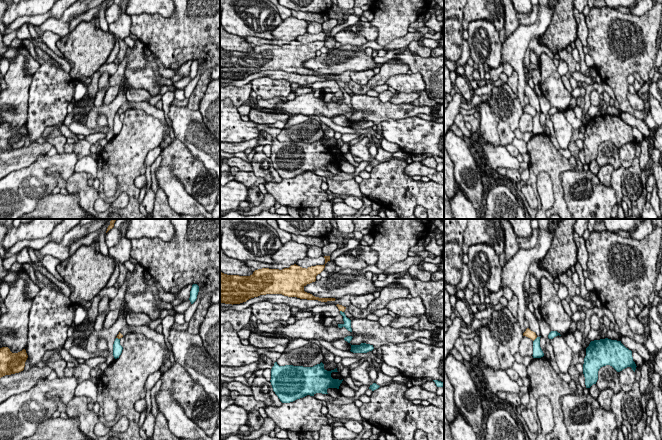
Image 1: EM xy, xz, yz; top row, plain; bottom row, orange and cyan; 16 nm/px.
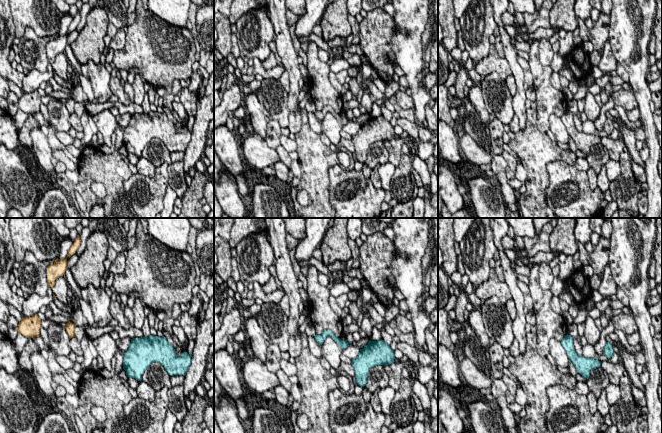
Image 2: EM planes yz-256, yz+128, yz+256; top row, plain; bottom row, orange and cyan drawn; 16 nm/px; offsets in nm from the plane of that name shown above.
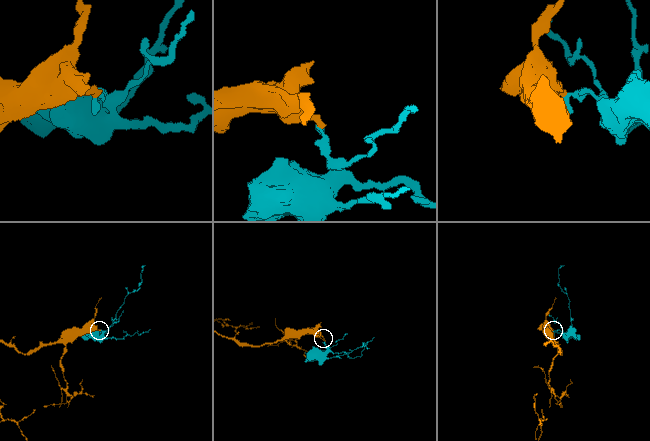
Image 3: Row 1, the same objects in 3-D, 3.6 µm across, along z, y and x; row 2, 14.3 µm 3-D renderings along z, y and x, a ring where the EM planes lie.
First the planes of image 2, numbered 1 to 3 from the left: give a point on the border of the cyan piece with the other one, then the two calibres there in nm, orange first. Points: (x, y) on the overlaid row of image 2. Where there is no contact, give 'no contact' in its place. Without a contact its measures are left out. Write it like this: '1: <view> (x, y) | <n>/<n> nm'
1: no contact
2: no contact
3: no contact

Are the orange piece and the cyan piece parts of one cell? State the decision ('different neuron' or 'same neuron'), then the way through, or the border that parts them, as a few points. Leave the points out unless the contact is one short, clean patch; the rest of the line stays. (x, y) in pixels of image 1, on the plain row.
different neuron | along yz (537, 113), (533, 117)

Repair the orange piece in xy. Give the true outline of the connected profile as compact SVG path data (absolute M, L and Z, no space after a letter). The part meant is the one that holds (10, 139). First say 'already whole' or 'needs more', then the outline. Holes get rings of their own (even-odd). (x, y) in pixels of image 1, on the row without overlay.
already whole; M8 123L0 124L0 154L23 147L27 134L25 125L12 129Z

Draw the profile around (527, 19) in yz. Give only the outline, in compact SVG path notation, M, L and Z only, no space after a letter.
M539 5L533 6L533 10L530 13L517 13L519 25L532 25L537 21L539 13Z

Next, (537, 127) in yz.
M537 113L533 117L533 134L541 134L544 132L544 129L540 123L540 113Z

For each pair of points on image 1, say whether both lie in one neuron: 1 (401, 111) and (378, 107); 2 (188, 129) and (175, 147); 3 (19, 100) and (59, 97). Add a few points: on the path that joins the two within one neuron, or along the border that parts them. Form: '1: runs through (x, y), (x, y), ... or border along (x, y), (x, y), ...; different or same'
1: runs through (395, 111), (384, 110); same
2: border along (175, 138), (179, 139), (195, 157); different
3: border along (32, 76), (28, 95), (28, 115), (25, 122); different

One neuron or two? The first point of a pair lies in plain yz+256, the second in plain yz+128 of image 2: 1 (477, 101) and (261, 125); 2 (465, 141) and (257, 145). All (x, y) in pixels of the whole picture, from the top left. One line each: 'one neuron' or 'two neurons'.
1: one neuron
2: one neuron

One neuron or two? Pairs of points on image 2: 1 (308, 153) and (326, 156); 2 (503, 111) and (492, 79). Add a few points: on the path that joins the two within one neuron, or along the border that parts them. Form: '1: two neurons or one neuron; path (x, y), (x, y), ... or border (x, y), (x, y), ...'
1: one neuron; path (312, 154), (314, 156), (322, 156)
2: one neuron; path (501, 103), (493, 87)

